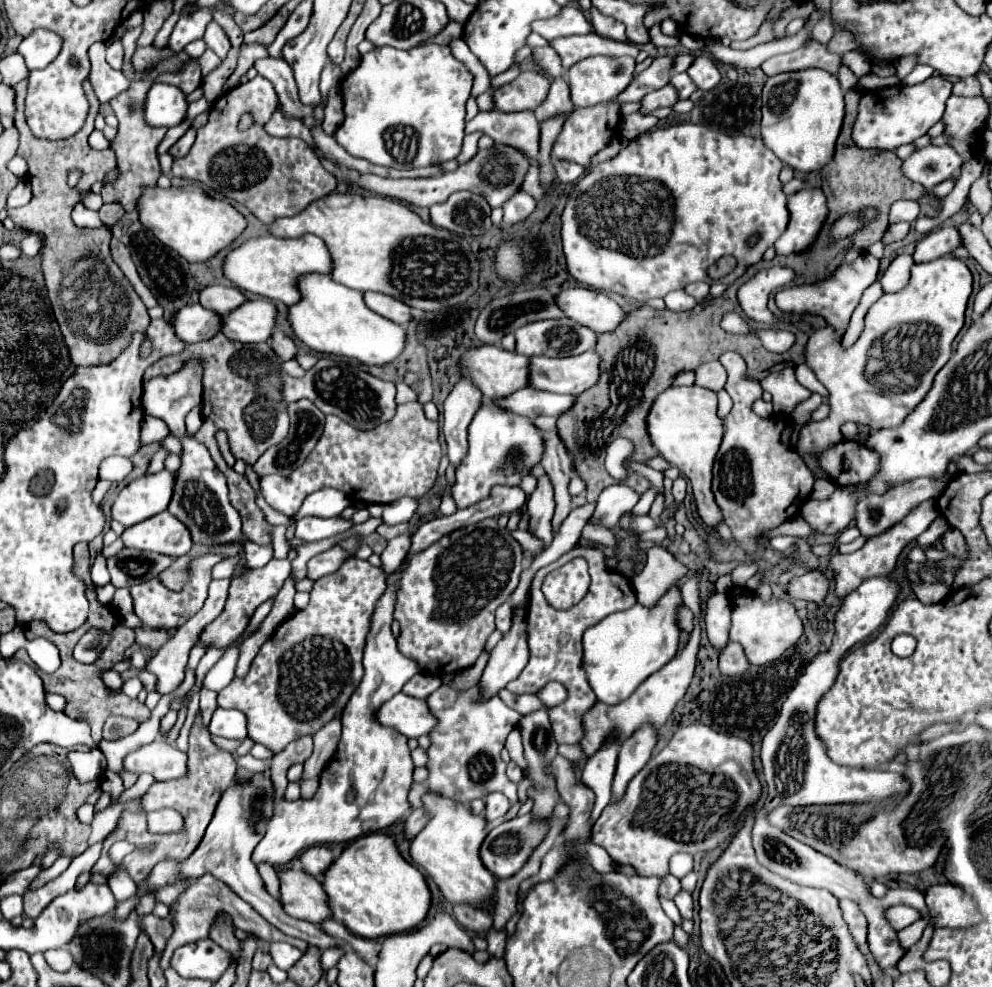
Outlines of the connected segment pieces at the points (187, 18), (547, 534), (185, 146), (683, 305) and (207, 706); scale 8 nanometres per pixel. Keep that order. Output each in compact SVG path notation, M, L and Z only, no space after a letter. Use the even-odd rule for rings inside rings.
M200 9L192 15L184 15L178 19L170 39L168 39L168 47L172 51L182 51L184 45L196 41L196 39L202 39L204 31L206 31L206 25L212 21L212 15L210 15L210 9Z
M548 475L538 477L536 489L528 497L528 513L530 513L530 531L538 535L548 547L552 541L550 519L554 515L554 489Z
M188 129L186 131L186 135L170 149L170 153L174 155L174 157L182 157L182 155L186 155L188 153L188 149L192 147L192 143L194 143L194 139L196 139L196 129Z
M672 291L664 297L664 301L670 311L688 311L697 305L697 301L686 291Z
M202 689L200 691L200 717L202 717L202 725L208 725L210 723L210 717L216 709L216 691L210 691L210 689Z

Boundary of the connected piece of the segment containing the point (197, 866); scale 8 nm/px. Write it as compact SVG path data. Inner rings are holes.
M252 773L250 777L236 779L230 785L230 789L226 789L222 793L222 797L220 797L220 801L216 805L214 817L212 817L212 821L210 821L210 825L206 829L206 835L204 835L202 843L198 845L198 849L188 859L184 859L182 863L162 861L162 863L154 865L148 883L138 885L138 893L132 899L128 899L124 903L118 903L114 915L118 919L126 919L126 915L138 903L138 897L142 897L146 893L156 893L160 887L172 885L172 883L176 883L182 877L198 879L204 873L210 873L210 875L218 877L220 881L224 881L226 885L230 885L230 889L234 893L238 893L246 903L250 903L268 923L278 927L282 933L286 933L290 937L298 937L298 939L306 941L308 945L316 945L322 951L326 947L332 947L334 939L328 937L318 925L302 921L302 919L294 919L294 917L284 913L284 909L278 903L278 899L274 899L268 893L268 889L266 889L266 885L264 885L264 881L262 881L262 877L260 877L260 873L258 873L258 869L256 869L256 865L252 861L252 851L258 845L258 841L262 841L262 837L266 833L268 819L272 815L274 815L274 783L272 783L272 779L266 773Z

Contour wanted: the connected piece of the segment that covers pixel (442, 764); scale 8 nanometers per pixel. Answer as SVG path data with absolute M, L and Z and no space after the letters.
M442 685L438 691L434 691L426 699L426 703L430 705L430 713L438 717L434 733L428 733L428 789L464 805L468 805L474 799L484 799L492 791L500 791L510 799L510 803L516 803L518 787L506 777L506 763L500 759L500 751L504 749L508 733L518 725L522 715L506 707L500 701L500 697L492 697L484 705L476 705L474 691L468 689L464 693L456 693L448 685Z

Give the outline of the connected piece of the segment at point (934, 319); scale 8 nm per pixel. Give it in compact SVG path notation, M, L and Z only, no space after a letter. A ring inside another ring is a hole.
M940 257L936 261L930 261L930 263L914 263L912 265L912 271L910 271L910 281L906 285L906 289L898 291L898 293L886 293L882 295L866 313L866 325L864 325L864 331L860 335L860 339L850 347L850 349L844 349L842 343L838 341L838 337L834 335L834 331L830 327L822 327L818 331L810 331L808 325L804 323L798 323L800 329L808 331L810 333L810 341L806 343L806 349L804 349L804 357L806 357L806 365L816 373L818 381L828 389L830 397L828 397L828 403L830 403L830 415L824 419L824 421L818 421L818 423L806 423L802 429L800 429L800 437L798 437L798 451L818 451L818 449L828 449L832 447L834 443L839 443L843 439L843 435L840 432L840 428L844 421L854 421L858 425L868 425L870 429L894 429L898 427L914 409L916 405L926 397L926 393L930 391L932 387L932 379L934 375L942 369L942 365L950 359L950 353L952 353L952 341L956 339L956 335L960 333L962 325L964 325L964 311L966 311L966 305L968 305L968 297L972 293L972 287L970 287L970 269L956 257Z

